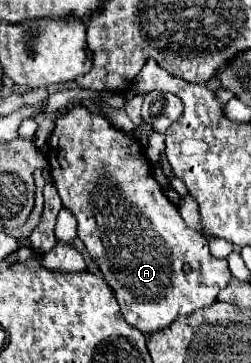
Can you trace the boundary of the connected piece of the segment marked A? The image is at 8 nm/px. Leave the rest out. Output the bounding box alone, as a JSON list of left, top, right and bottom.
[47,107,231,335]

